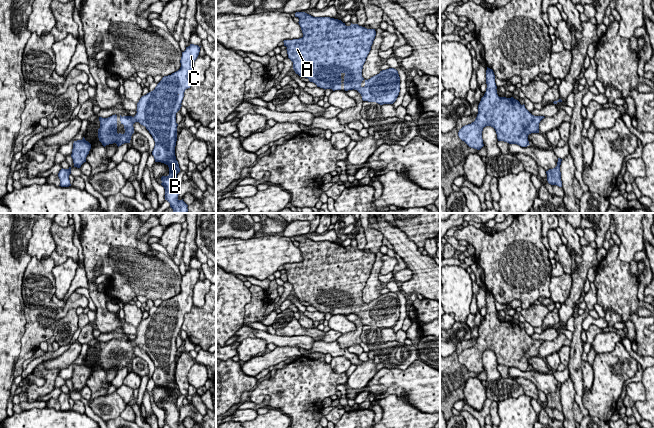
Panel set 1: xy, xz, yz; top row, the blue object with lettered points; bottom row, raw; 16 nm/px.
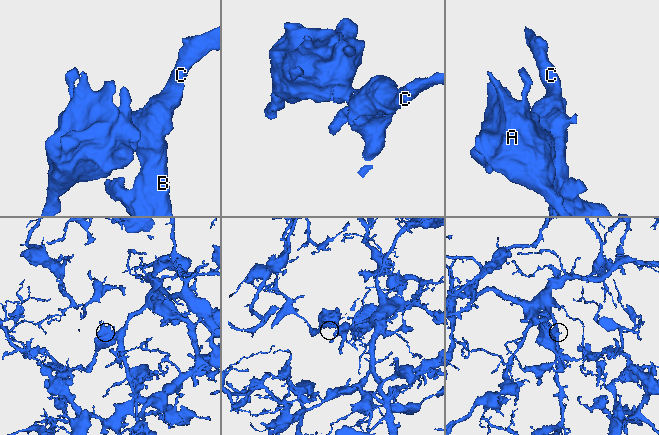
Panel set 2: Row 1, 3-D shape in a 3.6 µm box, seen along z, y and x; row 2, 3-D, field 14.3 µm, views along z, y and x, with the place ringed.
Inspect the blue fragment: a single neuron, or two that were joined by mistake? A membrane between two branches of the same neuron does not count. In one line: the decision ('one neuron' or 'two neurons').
one neuron

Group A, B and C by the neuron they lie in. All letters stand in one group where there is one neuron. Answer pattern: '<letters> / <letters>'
A B C

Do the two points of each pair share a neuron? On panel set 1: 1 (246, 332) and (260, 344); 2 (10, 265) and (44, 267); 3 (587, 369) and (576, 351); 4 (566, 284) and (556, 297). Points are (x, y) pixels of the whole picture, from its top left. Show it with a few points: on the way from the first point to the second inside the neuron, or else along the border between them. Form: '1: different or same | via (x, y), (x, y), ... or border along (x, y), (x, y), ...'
1: different | border along (255, 337), (246, 337), (240, 343)
2: different | border along (32, 257), (24, 272), (21, 289)
3: different | border along (581, 361), (582, 385)
4: same | via (563, 287), (559, 294)

